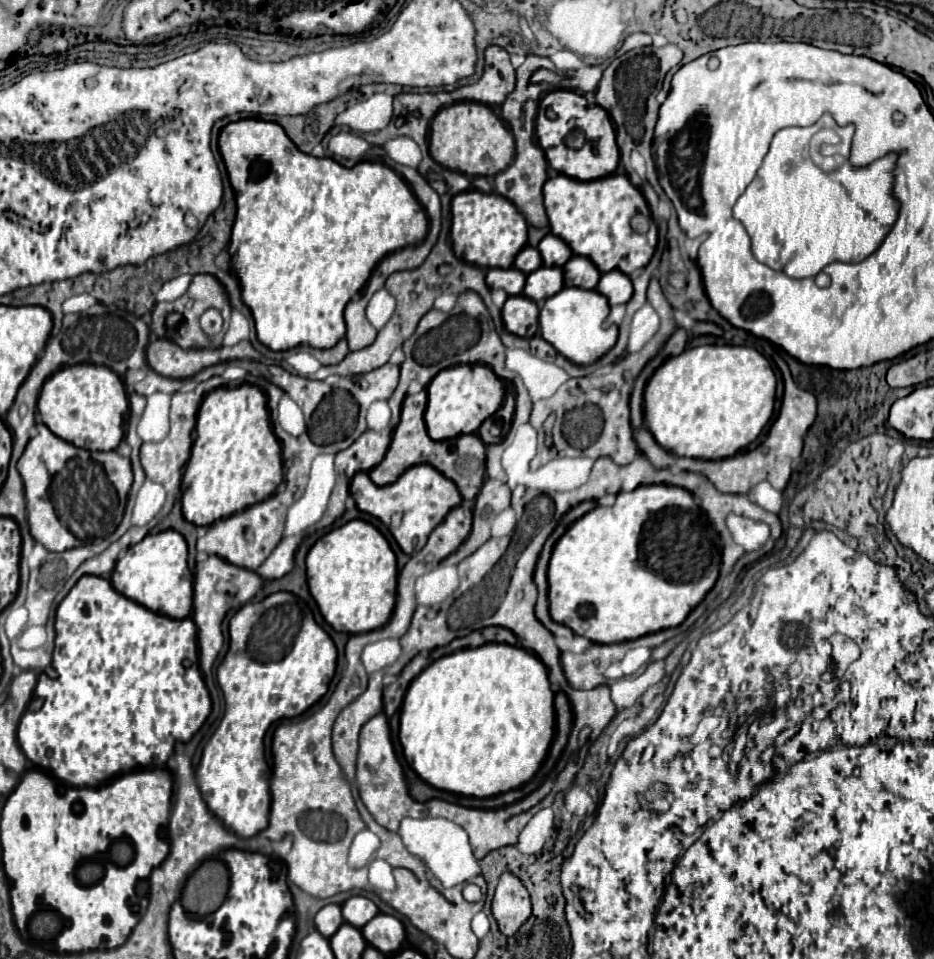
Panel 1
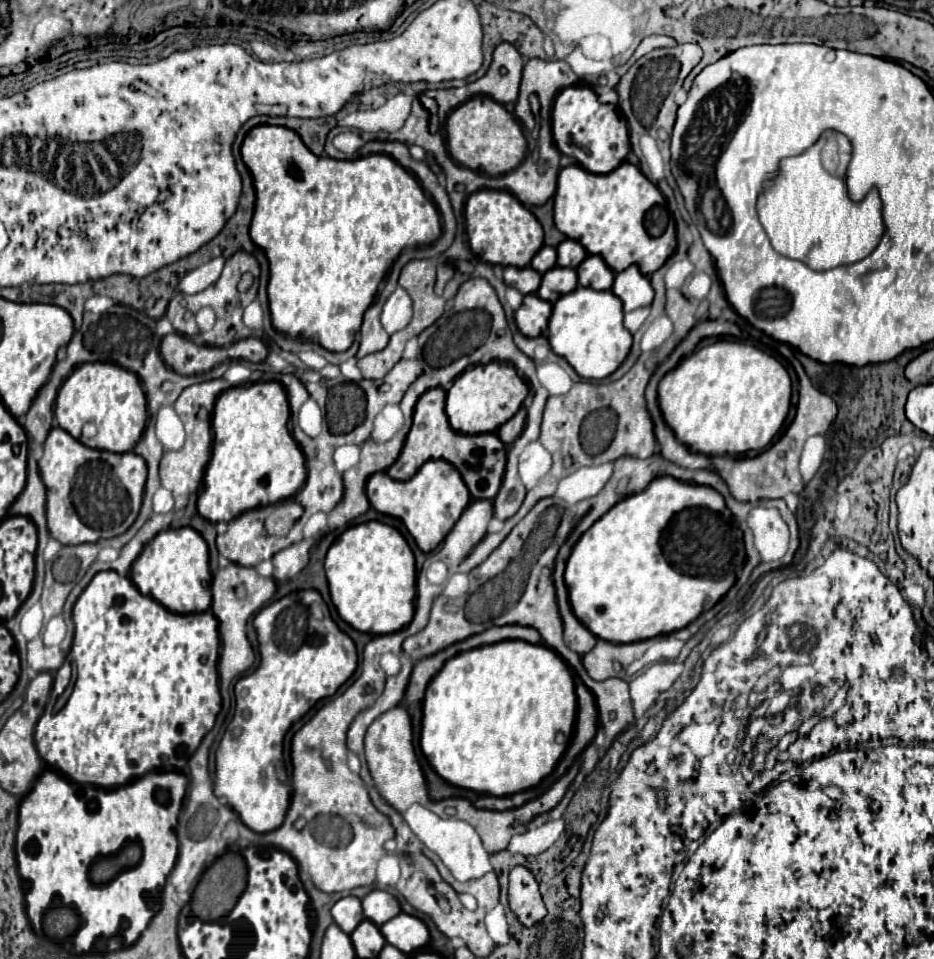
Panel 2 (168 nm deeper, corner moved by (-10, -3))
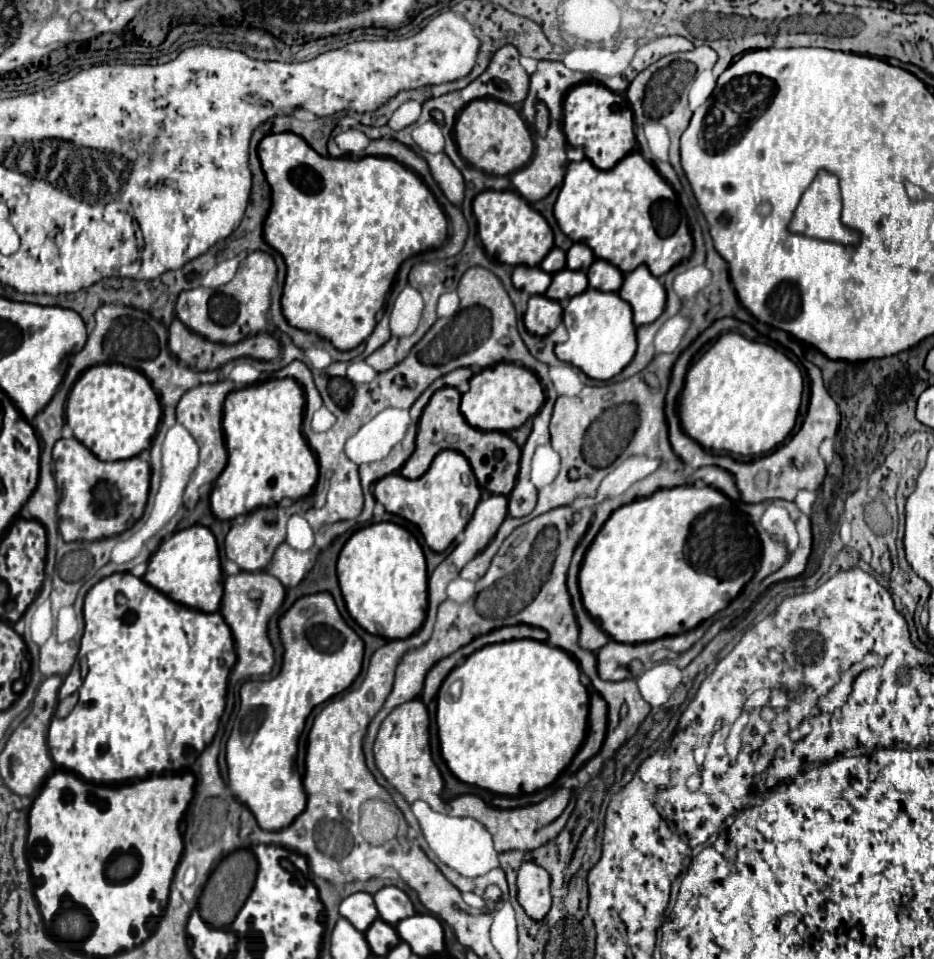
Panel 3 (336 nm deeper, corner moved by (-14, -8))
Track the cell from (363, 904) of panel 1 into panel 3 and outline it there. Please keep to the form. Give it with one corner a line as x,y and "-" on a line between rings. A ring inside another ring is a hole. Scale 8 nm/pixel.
384,886
374,894
374,902
380,912
380,918
392,926
396,926
400,920
408,916
414,916
414,906
408,894
398,886

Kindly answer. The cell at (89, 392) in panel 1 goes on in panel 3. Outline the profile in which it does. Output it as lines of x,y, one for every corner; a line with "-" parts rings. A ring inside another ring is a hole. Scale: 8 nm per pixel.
98,364
82,372
66,404
66,424
100,460
124,460
150,448
160,418
160,400
148,378
122,364

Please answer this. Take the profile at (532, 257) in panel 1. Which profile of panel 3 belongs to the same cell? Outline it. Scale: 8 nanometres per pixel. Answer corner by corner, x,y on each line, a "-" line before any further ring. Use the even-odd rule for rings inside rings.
552,248
552,250
548,252
548,256
542,260
540,268
542,268
544,272
550,272
550,274
564,270
564,268
566,268
566,252
560,250
560,248

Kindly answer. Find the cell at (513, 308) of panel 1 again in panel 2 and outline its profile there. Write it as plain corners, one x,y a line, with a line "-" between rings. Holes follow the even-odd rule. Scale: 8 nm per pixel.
526,295
522,307
516,311
516,325
526,337
540,337
548,329
552,305
538,295

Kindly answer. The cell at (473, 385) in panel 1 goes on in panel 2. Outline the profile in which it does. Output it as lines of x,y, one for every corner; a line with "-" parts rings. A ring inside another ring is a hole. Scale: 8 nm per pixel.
490,361
486,365
470,367
454,379
452,387
446,393
446,415
452,429
458,433
494,433
520,409
526,395
528,387
512,365

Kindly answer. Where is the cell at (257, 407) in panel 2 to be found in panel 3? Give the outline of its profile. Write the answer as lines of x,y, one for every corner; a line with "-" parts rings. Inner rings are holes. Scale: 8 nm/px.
294,378
268,380
228,394
222,418
228,464
210,496
216,518
232,520
254,508
274,506
284,498
300,500
312,492
318,480
318,462
302,434
304,402
304,390

